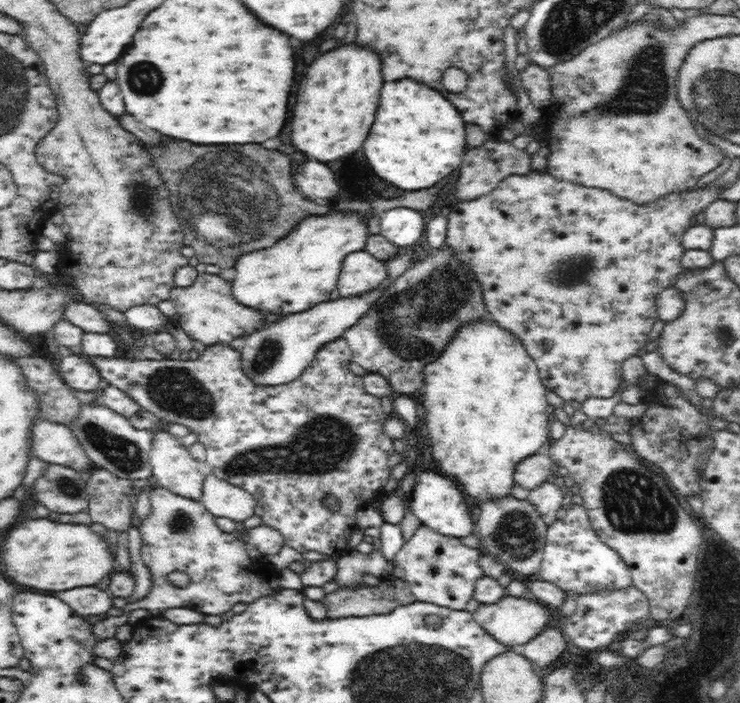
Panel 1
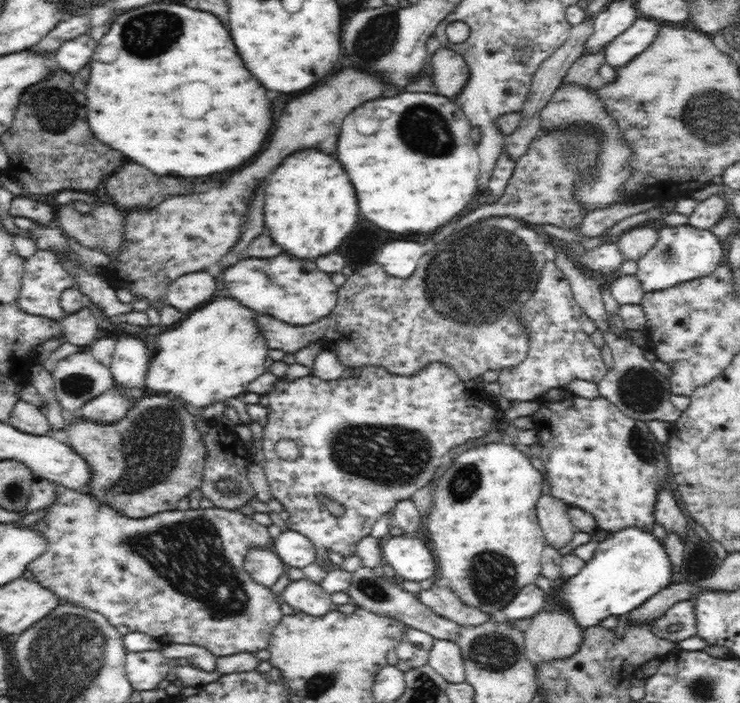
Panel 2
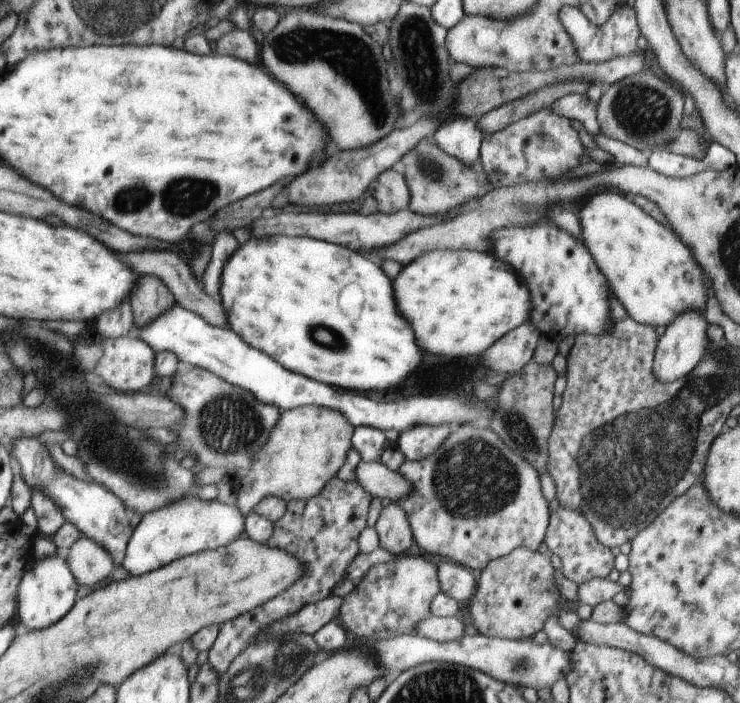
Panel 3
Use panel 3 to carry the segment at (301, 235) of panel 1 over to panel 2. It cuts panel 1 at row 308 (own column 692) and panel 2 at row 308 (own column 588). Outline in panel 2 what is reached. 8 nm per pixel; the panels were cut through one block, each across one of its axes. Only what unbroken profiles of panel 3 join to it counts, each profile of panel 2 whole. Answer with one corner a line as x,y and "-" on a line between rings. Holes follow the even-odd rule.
228,295
210,300
188,314
186,320
158,334
155,355
144,378
148,393
174,392
173,398
200,408
246,394
246,386
267,372
264,362
269,348
254,319
256,311

